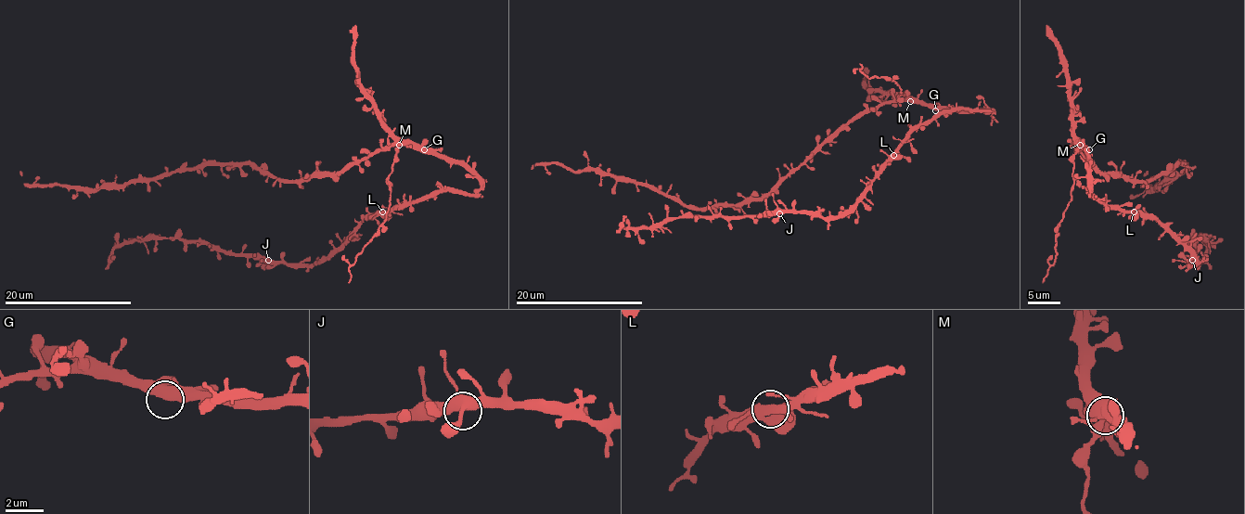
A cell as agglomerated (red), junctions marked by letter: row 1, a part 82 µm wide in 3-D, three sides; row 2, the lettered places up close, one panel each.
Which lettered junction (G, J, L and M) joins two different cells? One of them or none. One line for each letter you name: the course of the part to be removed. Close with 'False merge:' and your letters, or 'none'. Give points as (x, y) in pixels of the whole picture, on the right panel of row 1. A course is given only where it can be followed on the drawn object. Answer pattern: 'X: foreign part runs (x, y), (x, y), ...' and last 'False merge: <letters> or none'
False merge: none

